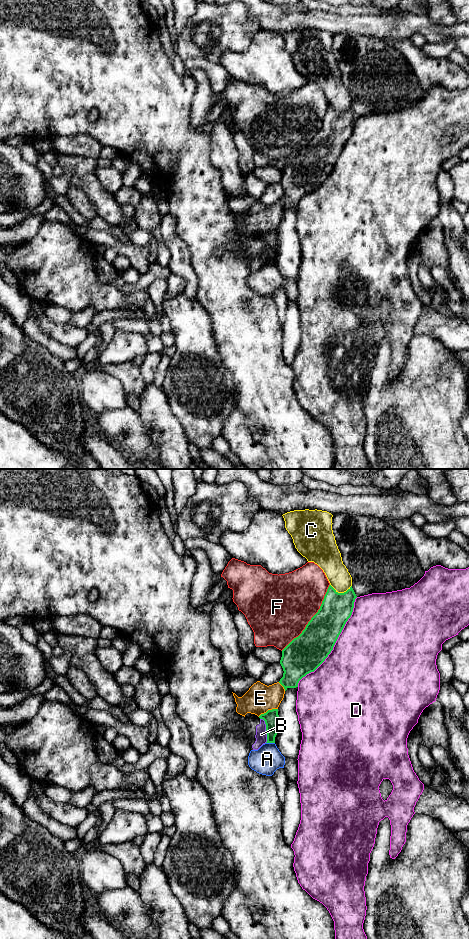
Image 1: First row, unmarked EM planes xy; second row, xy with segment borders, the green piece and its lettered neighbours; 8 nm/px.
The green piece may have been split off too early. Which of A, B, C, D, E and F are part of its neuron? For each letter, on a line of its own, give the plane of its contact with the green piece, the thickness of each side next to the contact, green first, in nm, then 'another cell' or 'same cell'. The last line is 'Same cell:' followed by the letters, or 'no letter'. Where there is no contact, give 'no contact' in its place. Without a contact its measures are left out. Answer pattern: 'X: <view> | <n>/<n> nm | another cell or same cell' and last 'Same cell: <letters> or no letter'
A: xy | 120/220 nm | another cell
B: xy | 120/100 nm | another cell
C: xy | 260/180 nm | another cell
D: xy | 300/500 nm | another cell
E: xy | 120/240 nm | another cell
F: xy | 280/480 nm | another cell
Same cell: no letter

